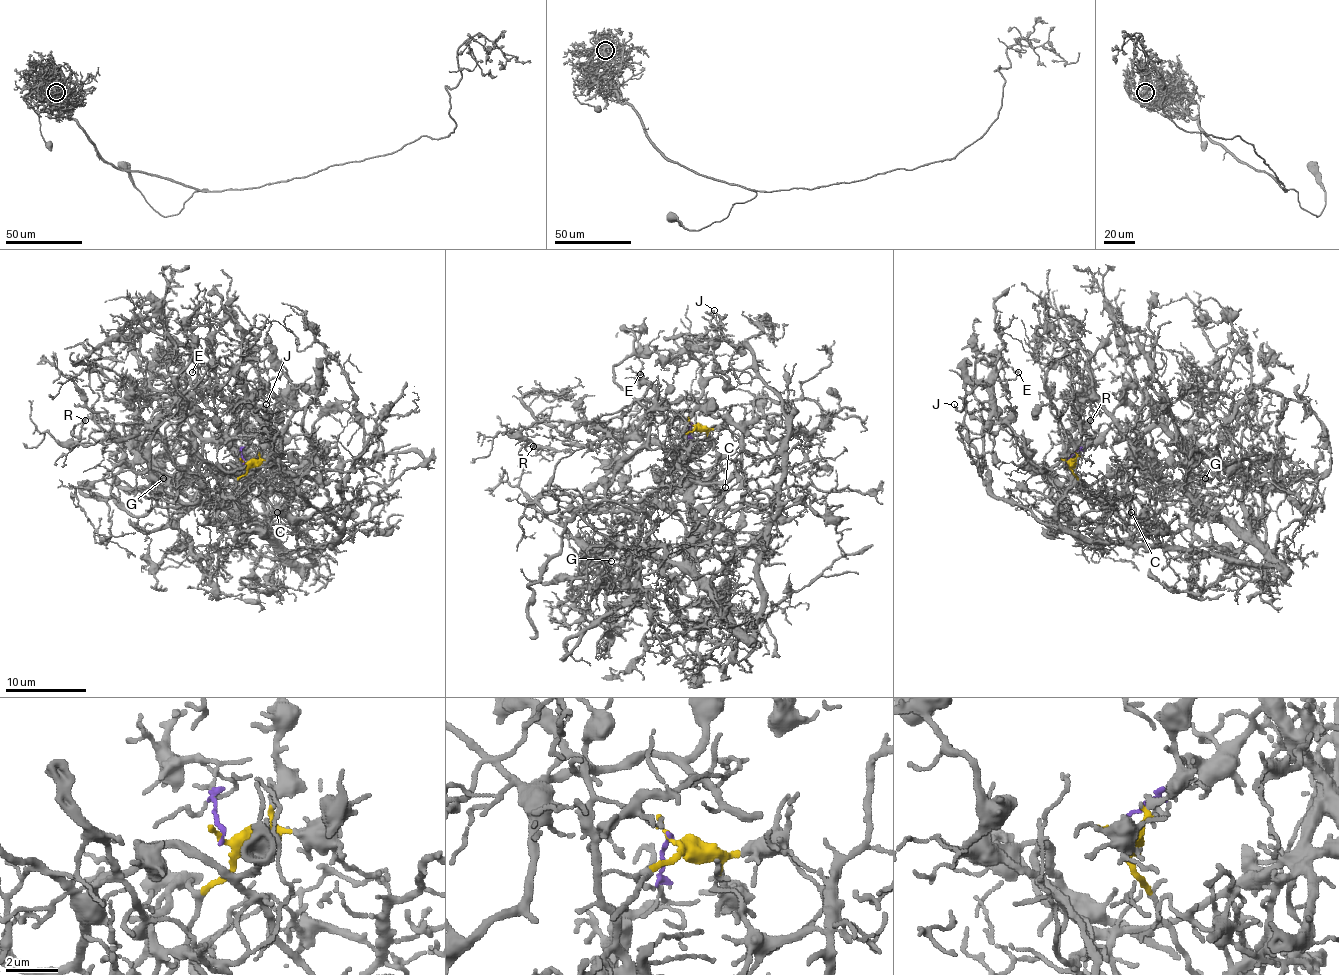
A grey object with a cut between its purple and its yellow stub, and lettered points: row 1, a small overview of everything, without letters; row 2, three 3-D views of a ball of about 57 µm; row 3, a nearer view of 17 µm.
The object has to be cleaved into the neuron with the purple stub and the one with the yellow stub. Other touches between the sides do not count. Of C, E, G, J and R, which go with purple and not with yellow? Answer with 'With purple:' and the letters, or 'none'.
With purple: G, R

